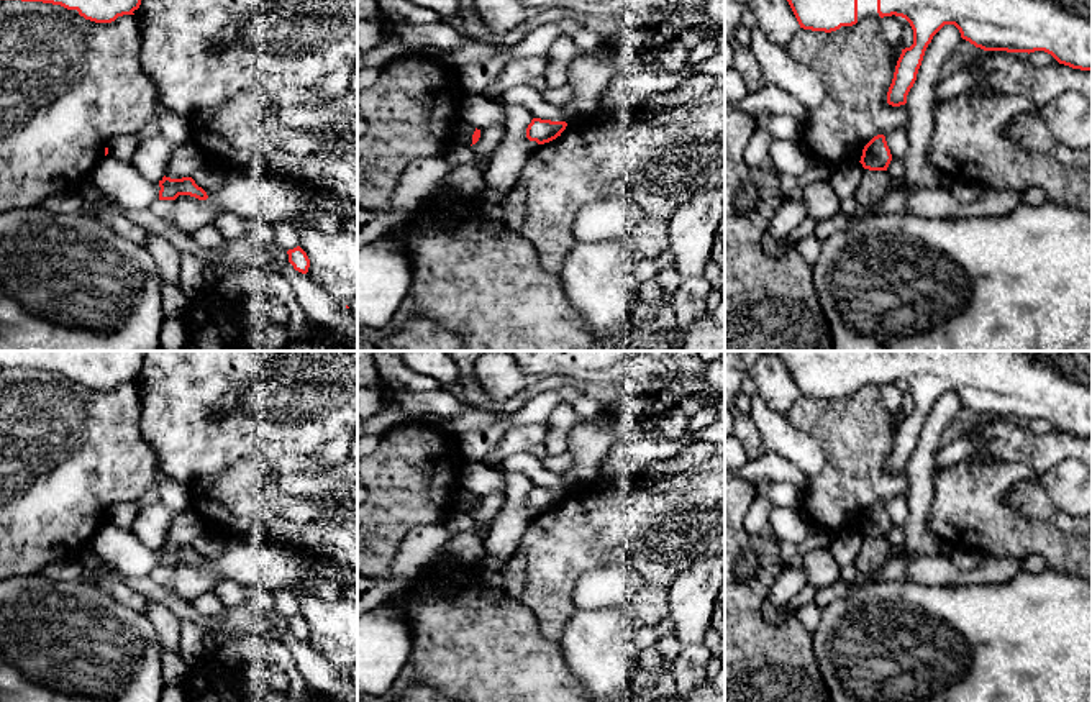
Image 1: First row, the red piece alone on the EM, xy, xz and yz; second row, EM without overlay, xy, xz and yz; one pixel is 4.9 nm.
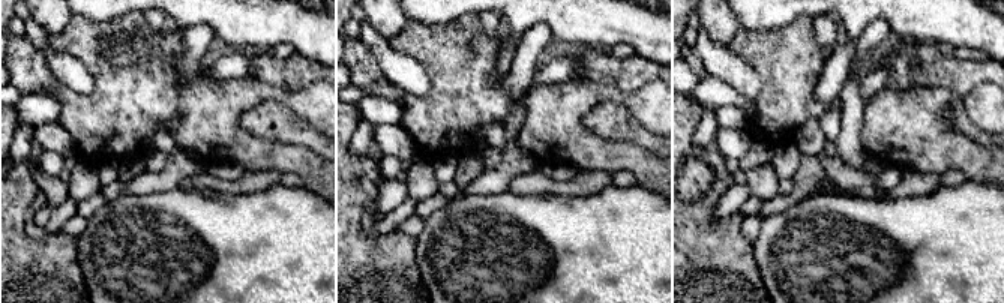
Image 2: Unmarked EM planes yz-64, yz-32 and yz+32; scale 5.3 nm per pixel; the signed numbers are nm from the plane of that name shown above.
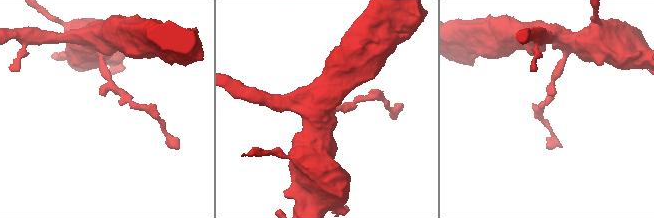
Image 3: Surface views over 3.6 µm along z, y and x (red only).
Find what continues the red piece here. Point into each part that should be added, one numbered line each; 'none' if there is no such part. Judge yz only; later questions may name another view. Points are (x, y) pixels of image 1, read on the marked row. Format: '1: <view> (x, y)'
1: yz (866, 9)

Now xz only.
none

